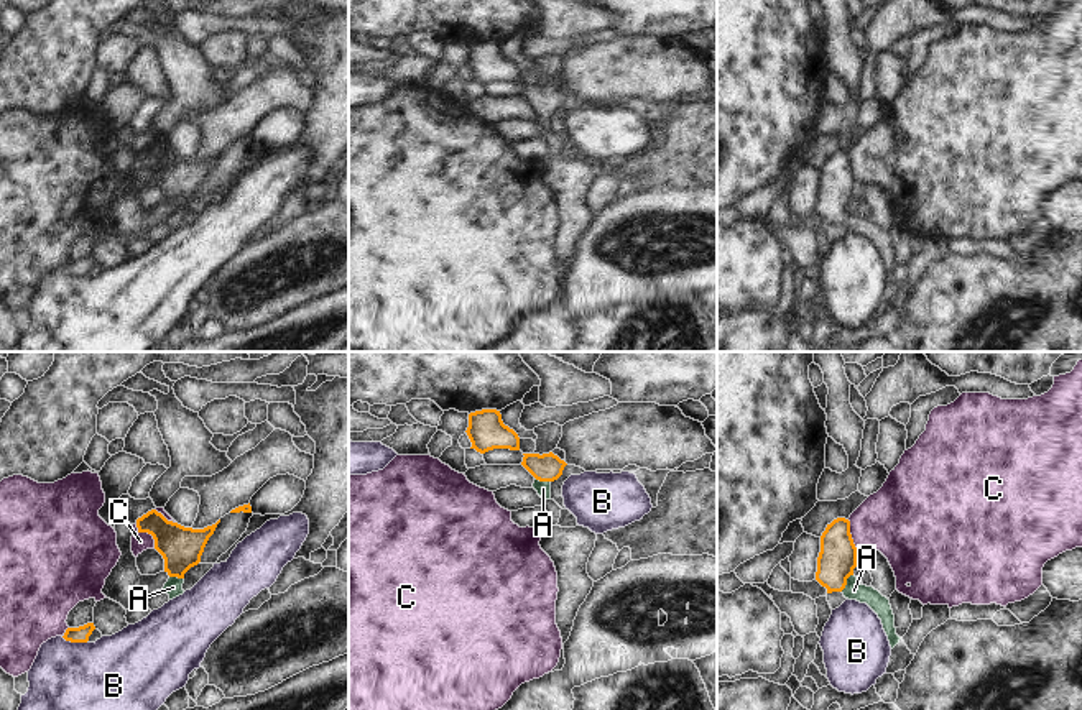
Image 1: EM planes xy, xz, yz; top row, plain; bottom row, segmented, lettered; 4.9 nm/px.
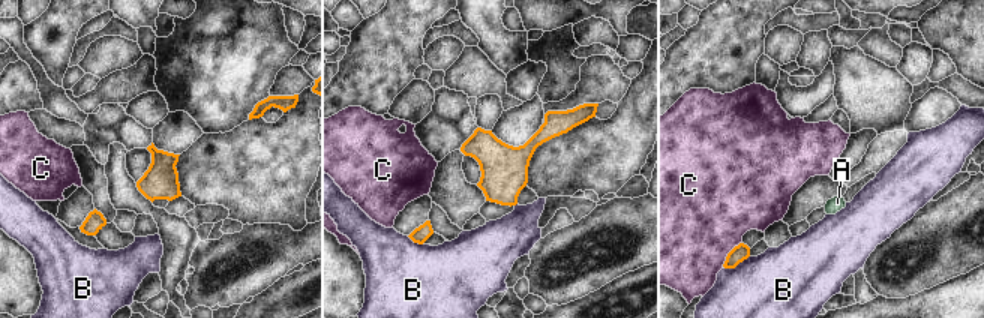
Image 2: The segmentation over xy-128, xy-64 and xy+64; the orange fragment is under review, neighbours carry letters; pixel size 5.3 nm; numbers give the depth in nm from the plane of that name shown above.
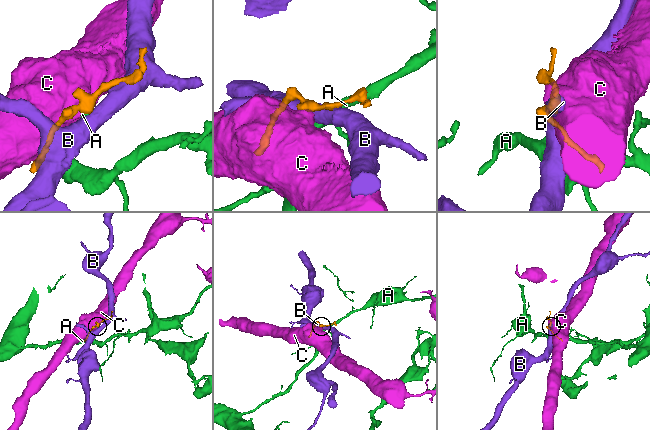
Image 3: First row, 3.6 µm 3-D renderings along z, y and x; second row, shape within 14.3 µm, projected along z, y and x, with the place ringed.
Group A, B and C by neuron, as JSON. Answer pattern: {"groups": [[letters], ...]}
{"groups": [["A"], ["B"], ["C"]]}

